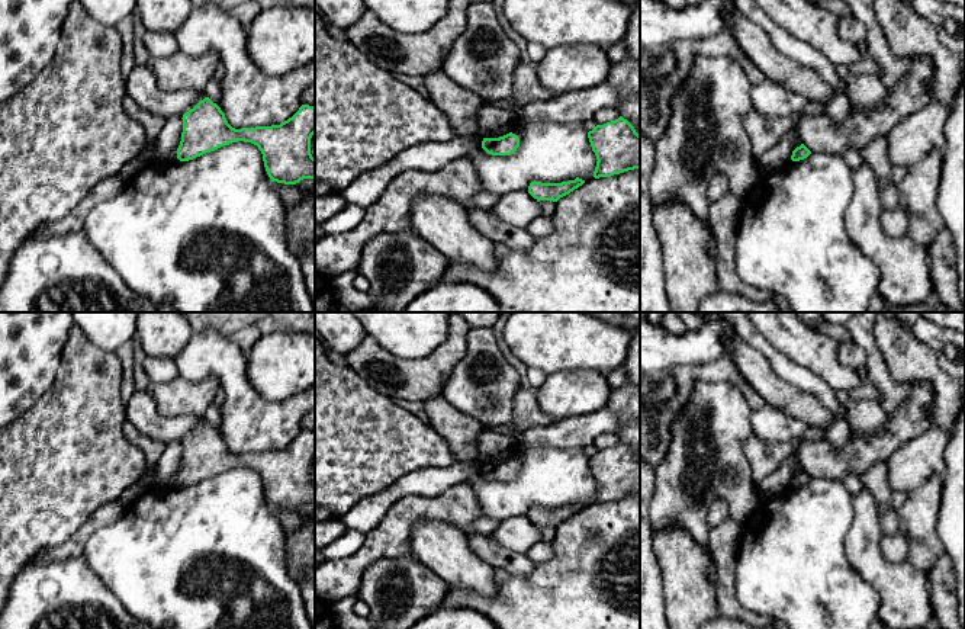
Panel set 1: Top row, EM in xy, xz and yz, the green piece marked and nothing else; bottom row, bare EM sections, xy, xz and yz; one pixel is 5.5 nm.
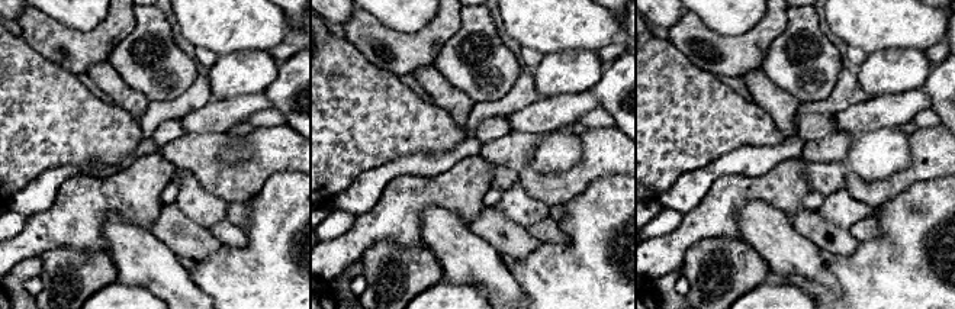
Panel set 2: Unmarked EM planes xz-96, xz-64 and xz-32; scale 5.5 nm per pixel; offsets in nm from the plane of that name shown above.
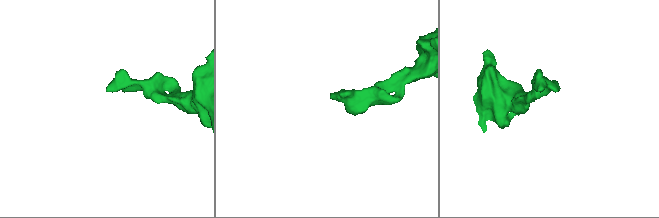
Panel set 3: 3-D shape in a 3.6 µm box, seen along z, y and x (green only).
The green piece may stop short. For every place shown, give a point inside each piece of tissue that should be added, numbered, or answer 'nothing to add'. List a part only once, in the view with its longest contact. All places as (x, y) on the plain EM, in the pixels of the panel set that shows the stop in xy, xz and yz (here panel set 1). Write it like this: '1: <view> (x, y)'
nothing to add

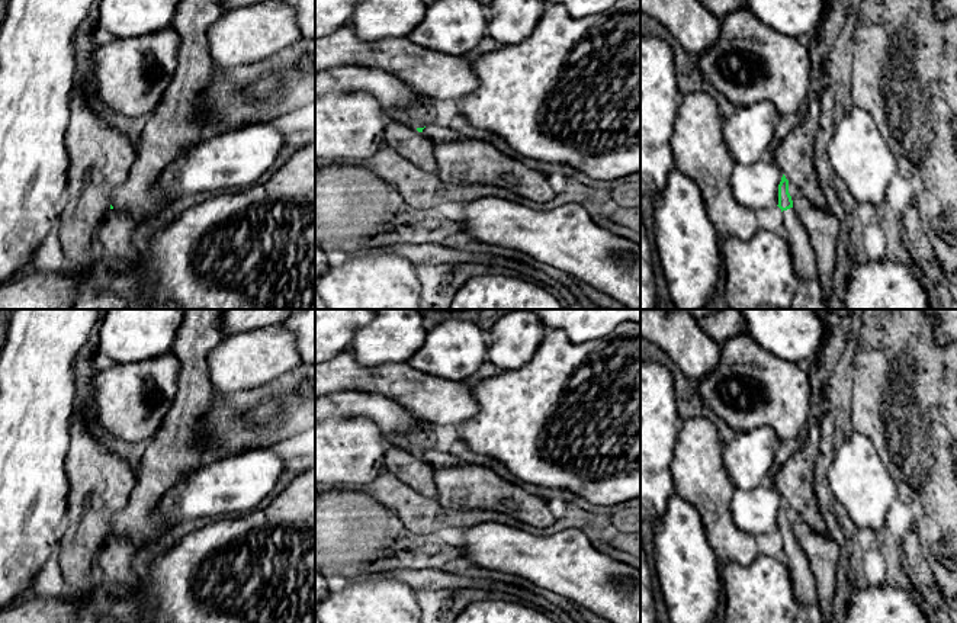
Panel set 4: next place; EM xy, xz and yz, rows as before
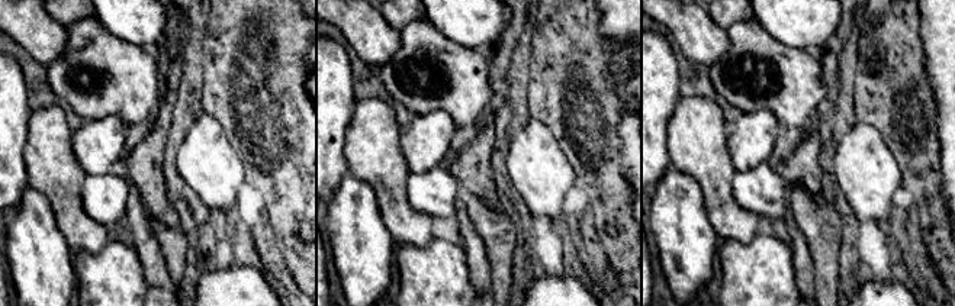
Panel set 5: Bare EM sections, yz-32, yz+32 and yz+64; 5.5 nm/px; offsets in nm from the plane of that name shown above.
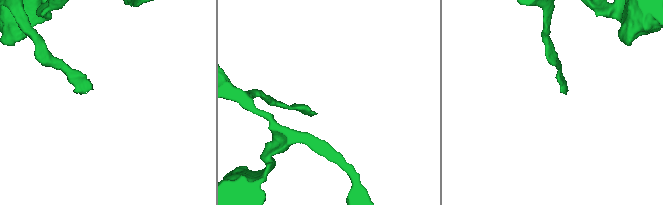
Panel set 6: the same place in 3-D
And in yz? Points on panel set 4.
1: yz (805, 584)

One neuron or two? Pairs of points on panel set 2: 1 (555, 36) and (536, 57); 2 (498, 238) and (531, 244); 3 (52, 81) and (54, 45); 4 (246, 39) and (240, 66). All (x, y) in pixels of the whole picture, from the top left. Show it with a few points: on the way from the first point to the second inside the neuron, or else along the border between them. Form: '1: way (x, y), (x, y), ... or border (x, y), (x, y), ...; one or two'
1: border (521, 45), (543, 54); two
2: way (507, 238), (523, 244); one
3: border (26, 42), (45, 58), (68, 68), (77, 76); two
4: border (267, 50), (243, 50), (219, 57); two

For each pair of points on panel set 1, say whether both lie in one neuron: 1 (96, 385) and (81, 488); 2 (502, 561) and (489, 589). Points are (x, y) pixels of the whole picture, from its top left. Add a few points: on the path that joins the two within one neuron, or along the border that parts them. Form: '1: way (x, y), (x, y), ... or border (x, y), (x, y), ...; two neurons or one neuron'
1: way (83, 411), (81, 462); one neuron
2: border (467, 546), (495, 568); two neurons

